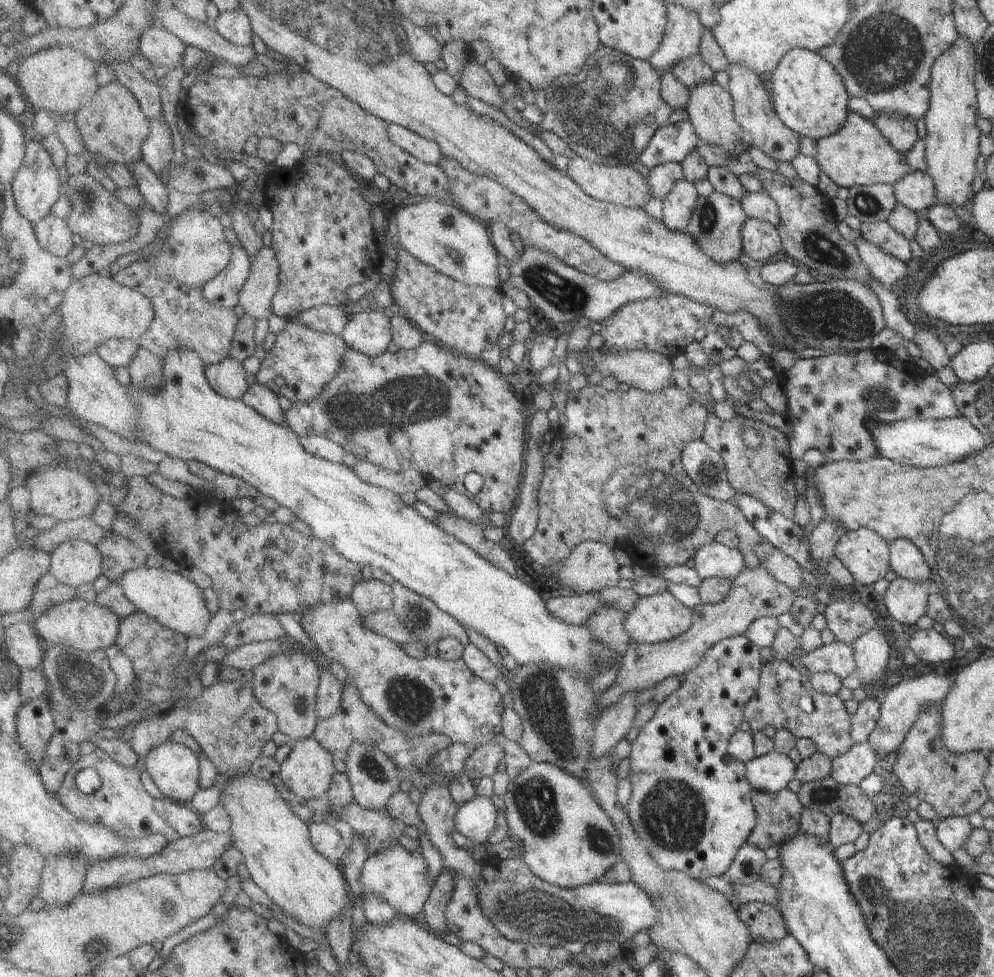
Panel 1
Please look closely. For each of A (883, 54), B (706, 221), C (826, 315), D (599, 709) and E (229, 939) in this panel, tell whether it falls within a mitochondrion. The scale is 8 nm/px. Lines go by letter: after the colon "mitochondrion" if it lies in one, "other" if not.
A: mitochondrion
B: mitochondrion
C: mitochondrion
D: other
E: other

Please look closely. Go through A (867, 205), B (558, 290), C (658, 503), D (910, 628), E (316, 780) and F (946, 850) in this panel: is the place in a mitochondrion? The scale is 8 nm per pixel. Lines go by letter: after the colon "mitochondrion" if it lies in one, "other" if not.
A: mitochondrion
B: mitochondrion
C: mitochondrion
D: other
E: other
F: other

